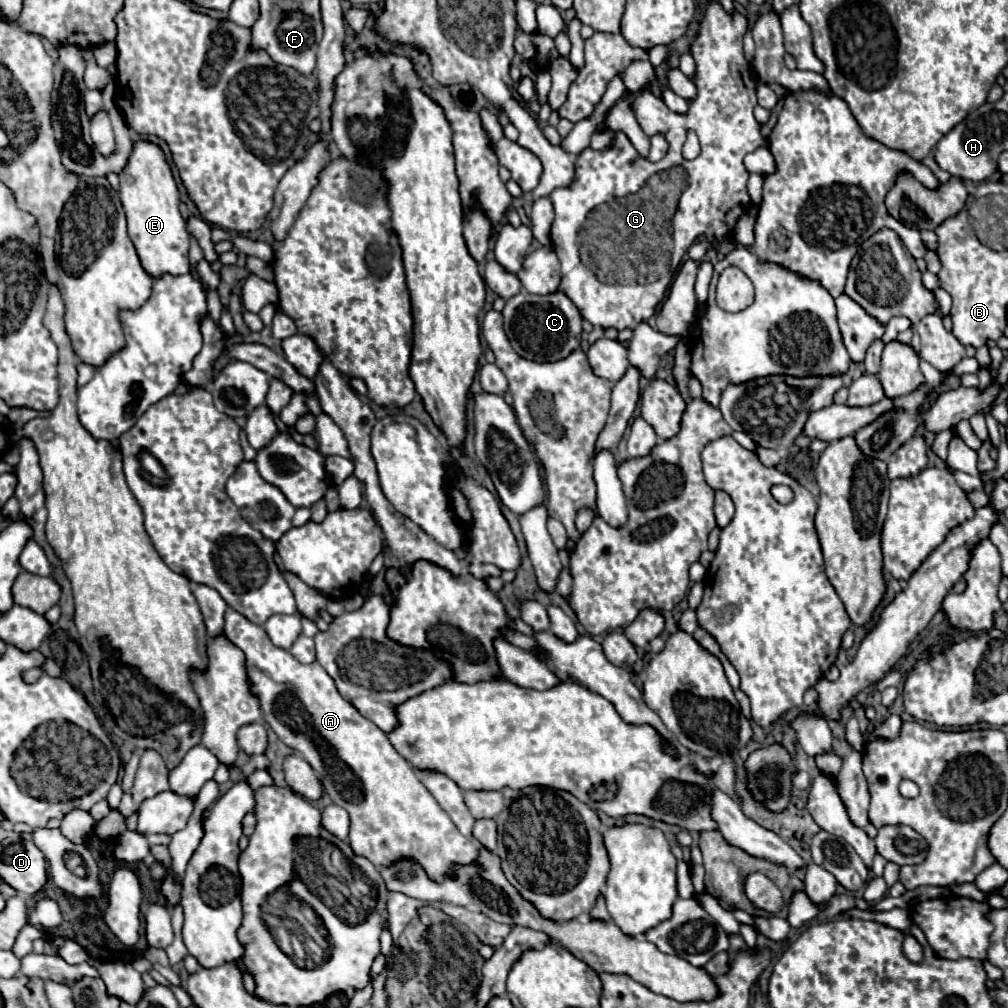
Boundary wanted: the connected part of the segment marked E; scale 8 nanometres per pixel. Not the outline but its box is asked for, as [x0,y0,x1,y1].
[119,140,189,278]

